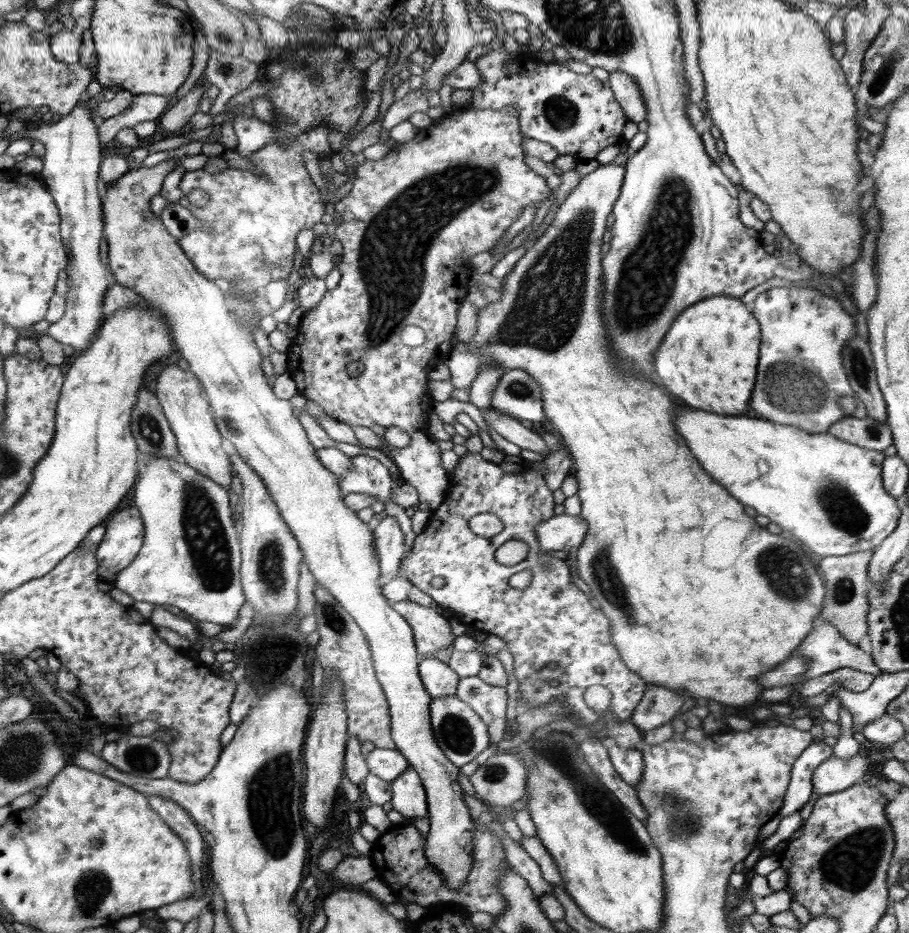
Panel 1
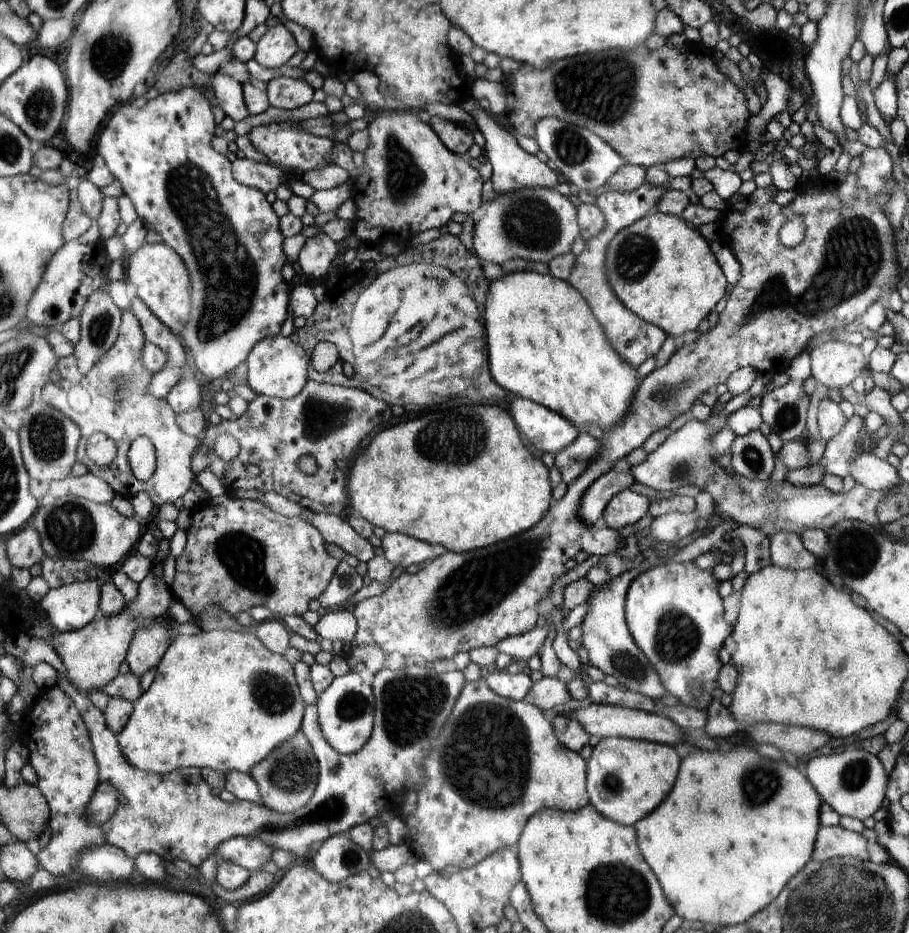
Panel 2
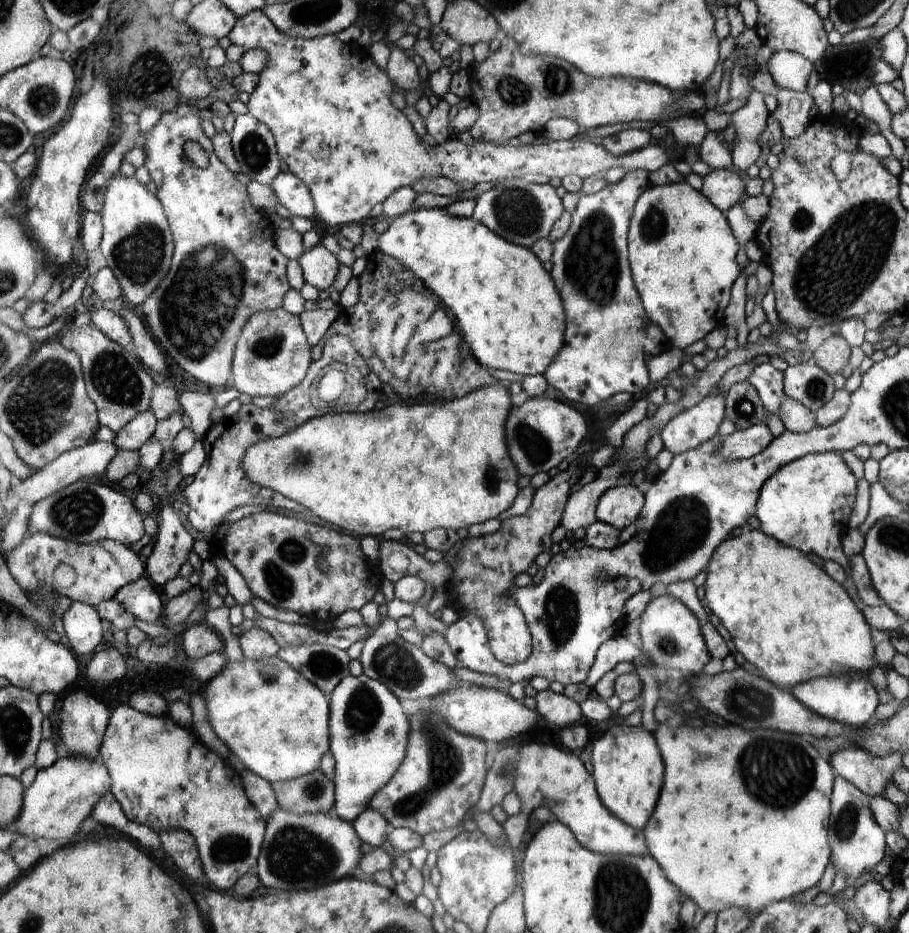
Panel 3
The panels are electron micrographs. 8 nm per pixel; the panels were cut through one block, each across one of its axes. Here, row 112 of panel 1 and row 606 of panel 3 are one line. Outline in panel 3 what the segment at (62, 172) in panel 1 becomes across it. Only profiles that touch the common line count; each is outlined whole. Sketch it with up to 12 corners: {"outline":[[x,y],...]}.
{"outline":[[72,601],[60,619],[76,655],[101,646],[93,606]]}

